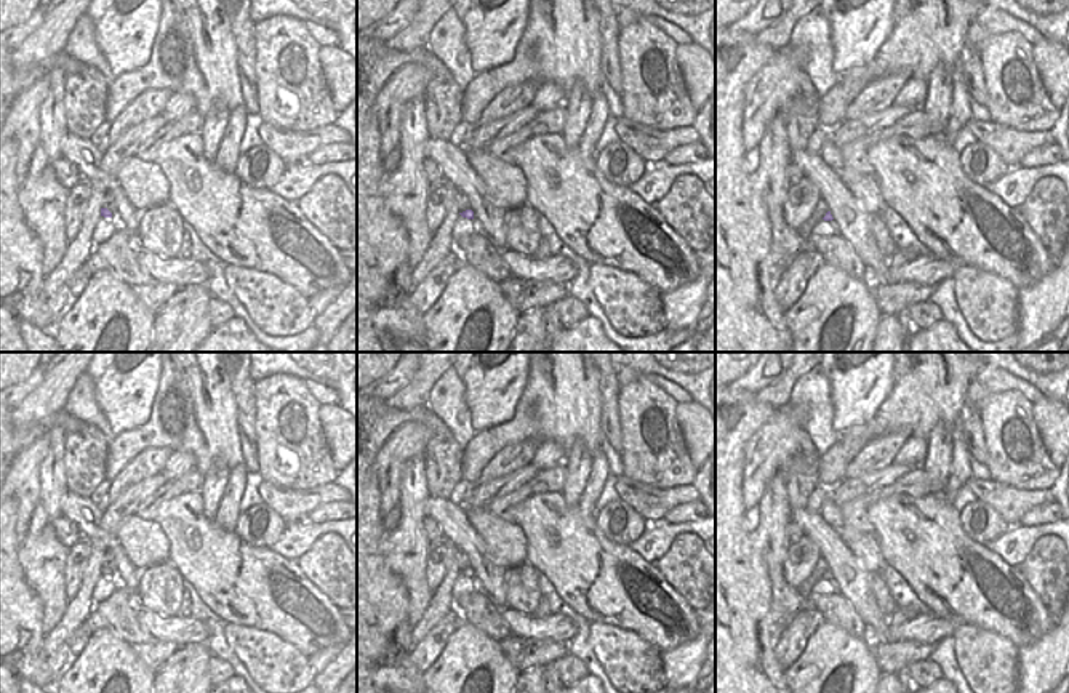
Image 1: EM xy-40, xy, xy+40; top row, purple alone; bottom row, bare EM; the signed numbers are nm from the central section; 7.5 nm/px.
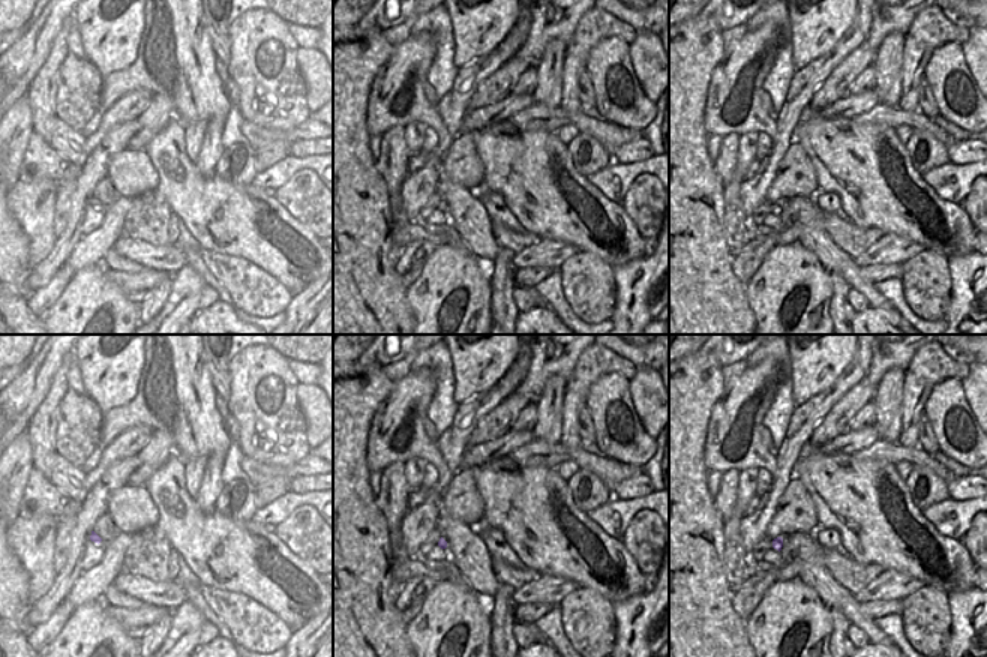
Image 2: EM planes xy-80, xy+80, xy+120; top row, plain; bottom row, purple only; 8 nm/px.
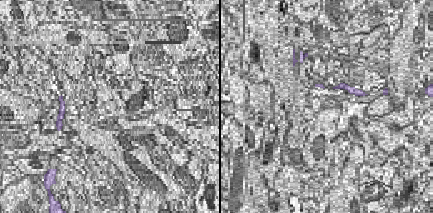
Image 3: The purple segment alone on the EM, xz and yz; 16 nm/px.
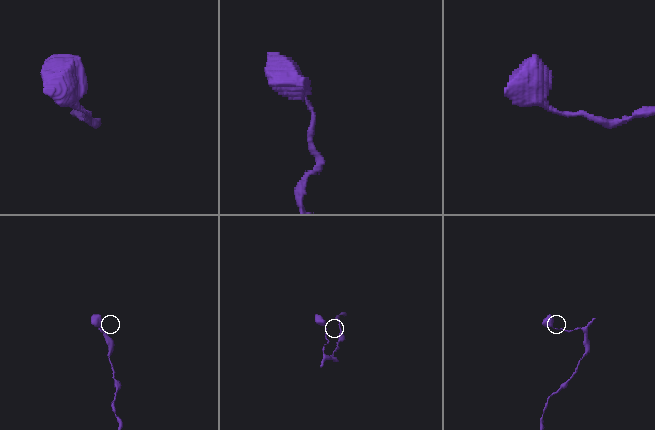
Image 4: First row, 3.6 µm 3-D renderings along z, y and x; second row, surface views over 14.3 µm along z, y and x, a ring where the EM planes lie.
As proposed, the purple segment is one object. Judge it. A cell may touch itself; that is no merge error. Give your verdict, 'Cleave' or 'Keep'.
Keep.

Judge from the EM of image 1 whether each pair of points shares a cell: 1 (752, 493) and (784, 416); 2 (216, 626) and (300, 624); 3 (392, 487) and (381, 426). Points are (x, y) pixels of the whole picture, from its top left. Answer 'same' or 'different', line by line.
1: same
2: different
3: different

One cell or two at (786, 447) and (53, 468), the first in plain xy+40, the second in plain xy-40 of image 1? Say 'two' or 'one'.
two

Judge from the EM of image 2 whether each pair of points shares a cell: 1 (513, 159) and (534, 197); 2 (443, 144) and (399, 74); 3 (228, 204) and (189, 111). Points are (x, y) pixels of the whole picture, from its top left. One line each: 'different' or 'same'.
1: same
2: same
3: different

